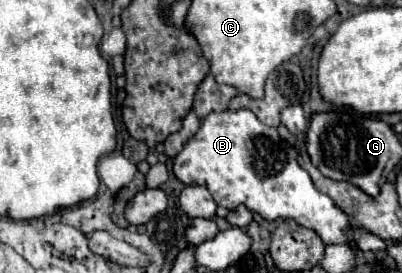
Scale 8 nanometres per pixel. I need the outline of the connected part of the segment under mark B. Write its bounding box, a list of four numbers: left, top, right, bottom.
[172,109,350,245]

